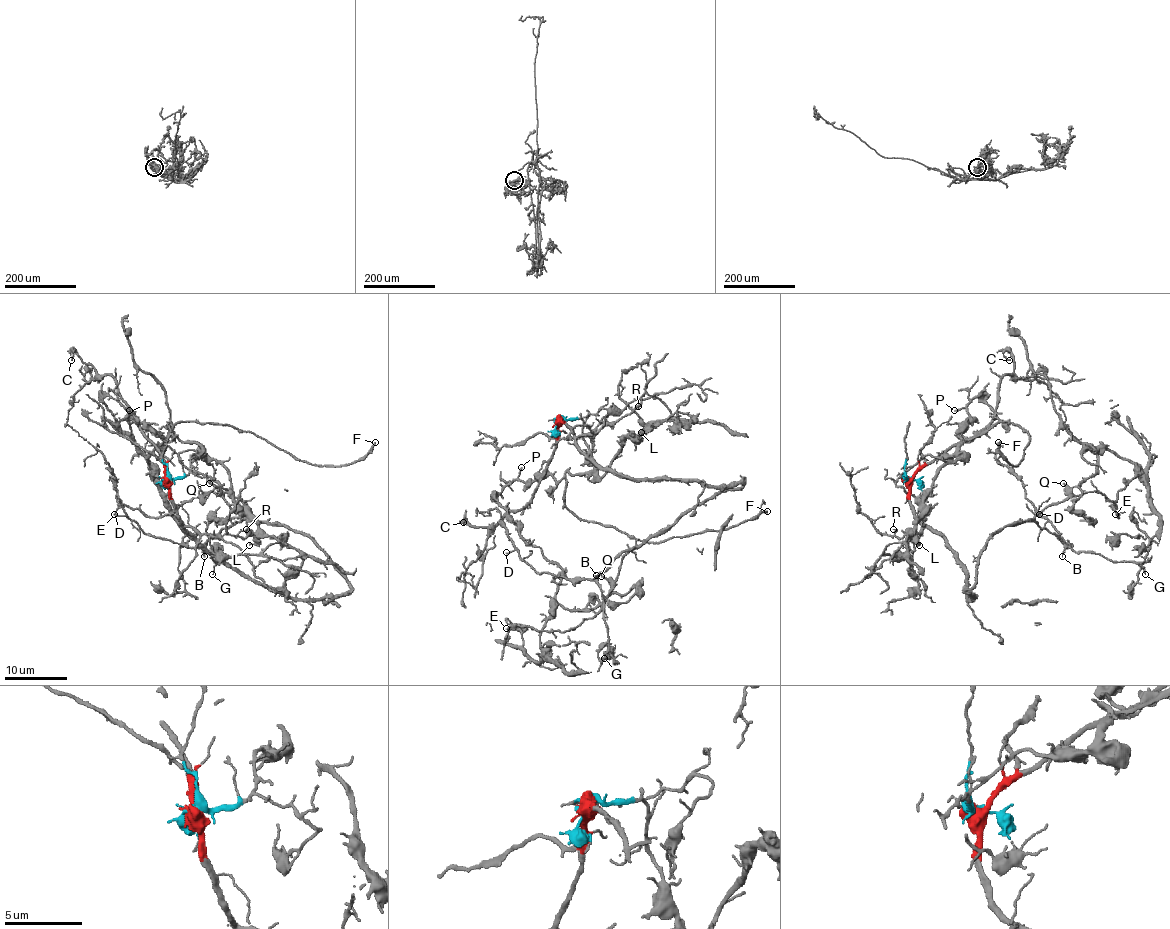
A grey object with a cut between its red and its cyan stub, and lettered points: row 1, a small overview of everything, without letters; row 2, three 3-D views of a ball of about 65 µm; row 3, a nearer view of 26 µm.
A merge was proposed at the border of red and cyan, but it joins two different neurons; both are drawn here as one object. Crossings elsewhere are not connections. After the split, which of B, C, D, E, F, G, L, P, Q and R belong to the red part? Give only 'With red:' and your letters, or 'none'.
With red: B, C, D, E, G, Q

